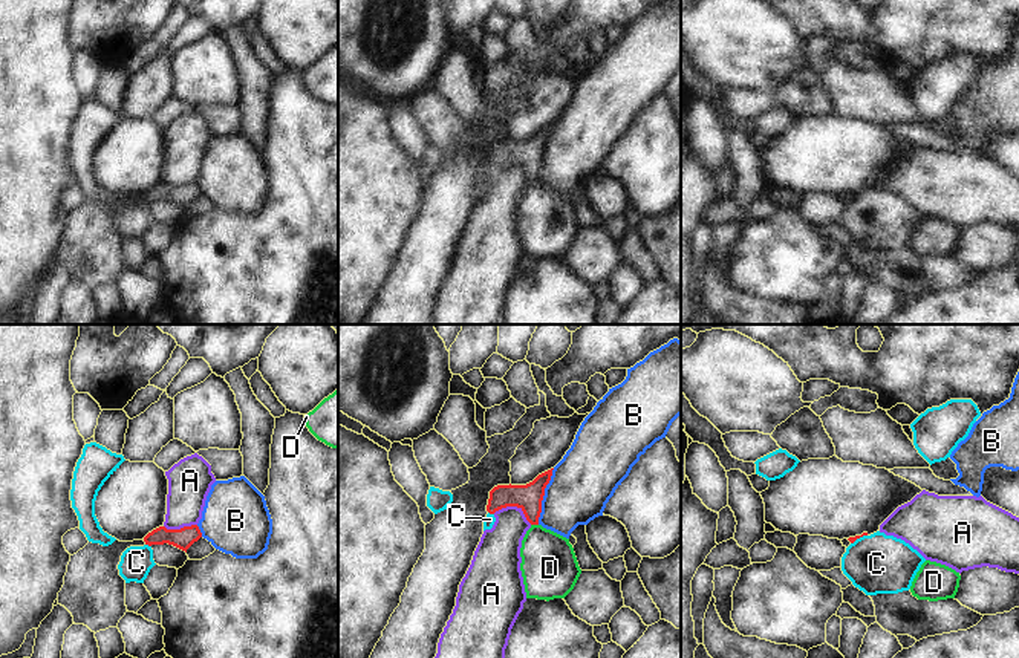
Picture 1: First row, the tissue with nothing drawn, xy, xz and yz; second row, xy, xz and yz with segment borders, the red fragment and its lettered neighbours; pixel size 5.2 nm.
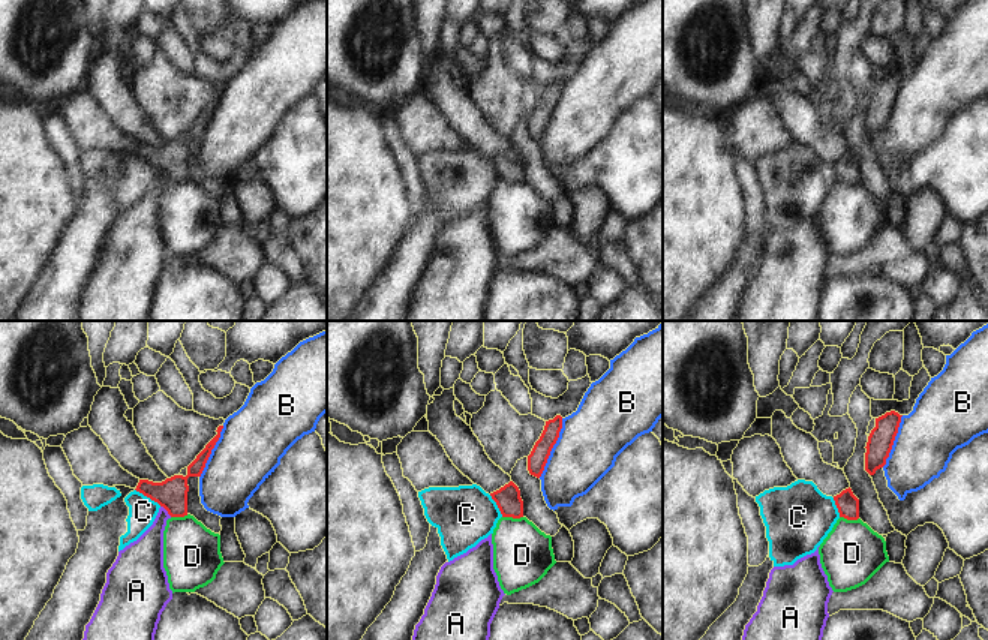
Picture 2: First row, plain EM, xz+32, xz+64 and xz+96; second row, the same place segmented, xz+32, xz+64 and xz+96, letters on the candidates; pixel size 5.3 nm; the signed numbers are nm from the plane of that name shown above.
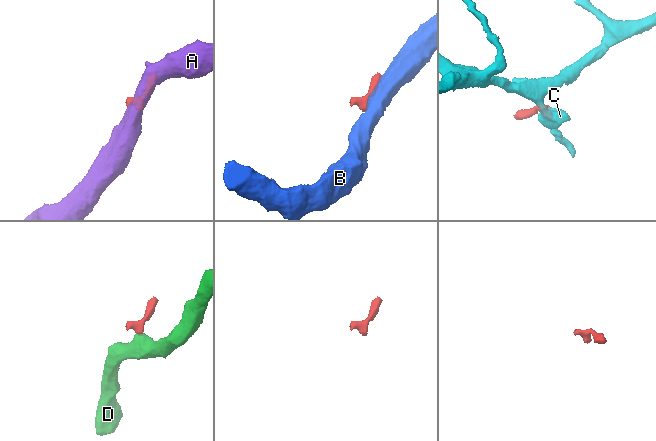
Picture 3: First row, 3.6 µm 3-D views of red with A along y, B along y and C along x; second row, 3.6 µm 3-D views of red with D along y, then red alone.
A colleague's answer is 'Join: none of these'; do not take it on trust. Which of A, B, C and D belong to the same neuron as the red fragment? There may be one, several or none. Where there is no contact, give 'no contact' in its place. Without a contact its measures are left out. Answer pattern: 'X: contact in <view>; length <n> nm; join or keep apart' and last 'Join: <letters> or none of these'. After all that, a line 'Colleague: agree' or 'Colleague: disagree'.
A: contact in xz; length 220 nm; keep apart
B: contact in xz; length 300 nm; keep apart
C: contact in xy; length 40 nm; keep apart
D: contact in xz; length 40 nm; keep apart
Join: none of these
Colleague: agree

